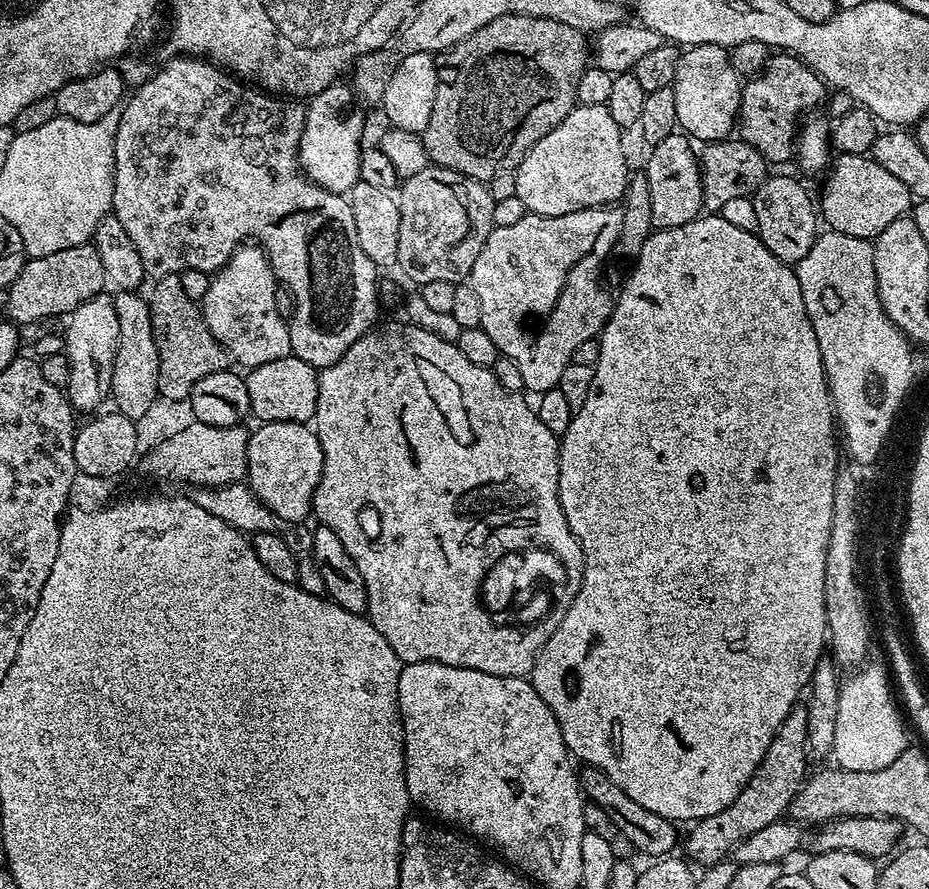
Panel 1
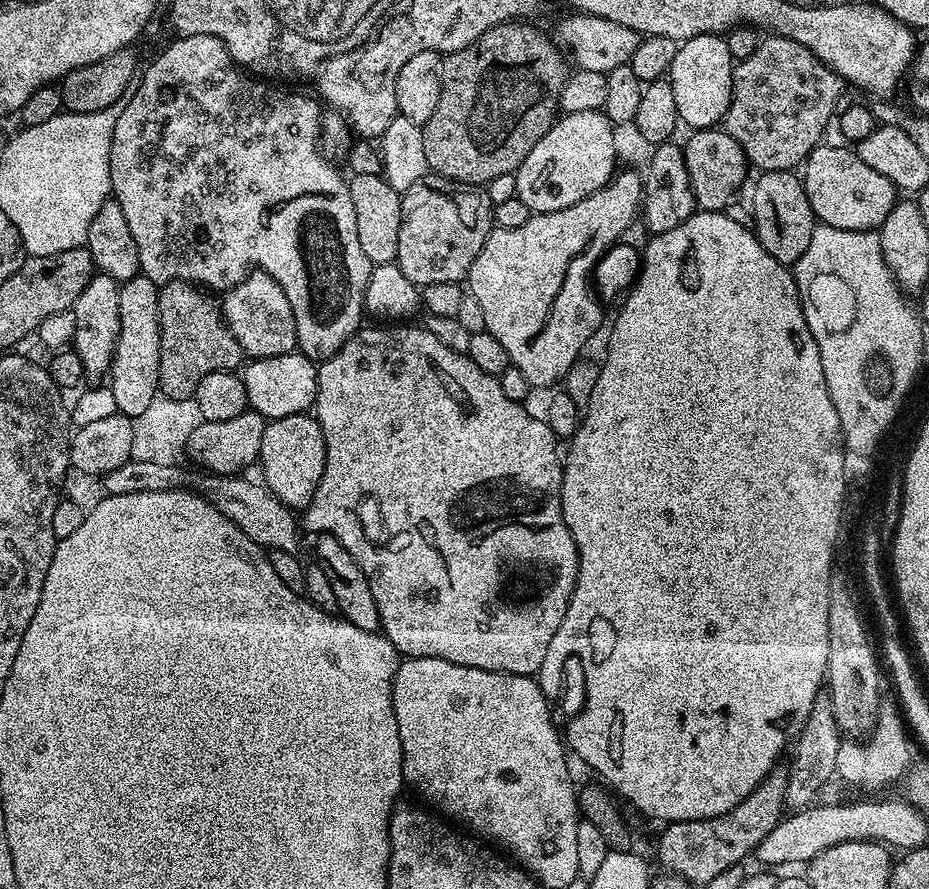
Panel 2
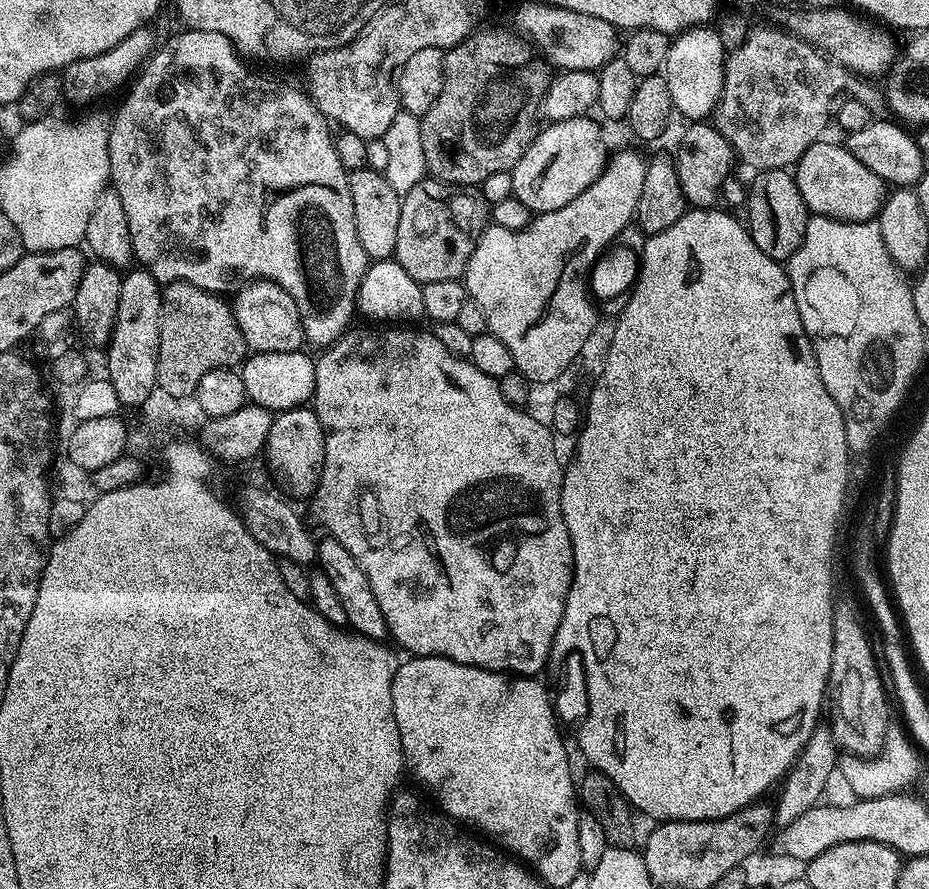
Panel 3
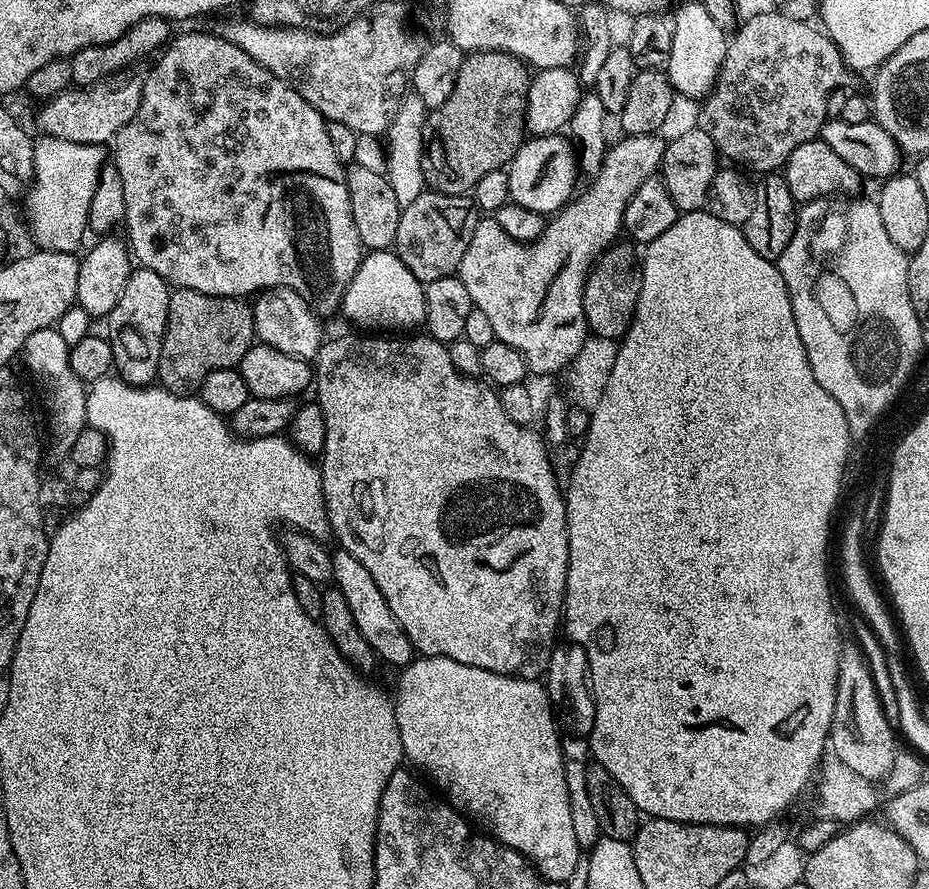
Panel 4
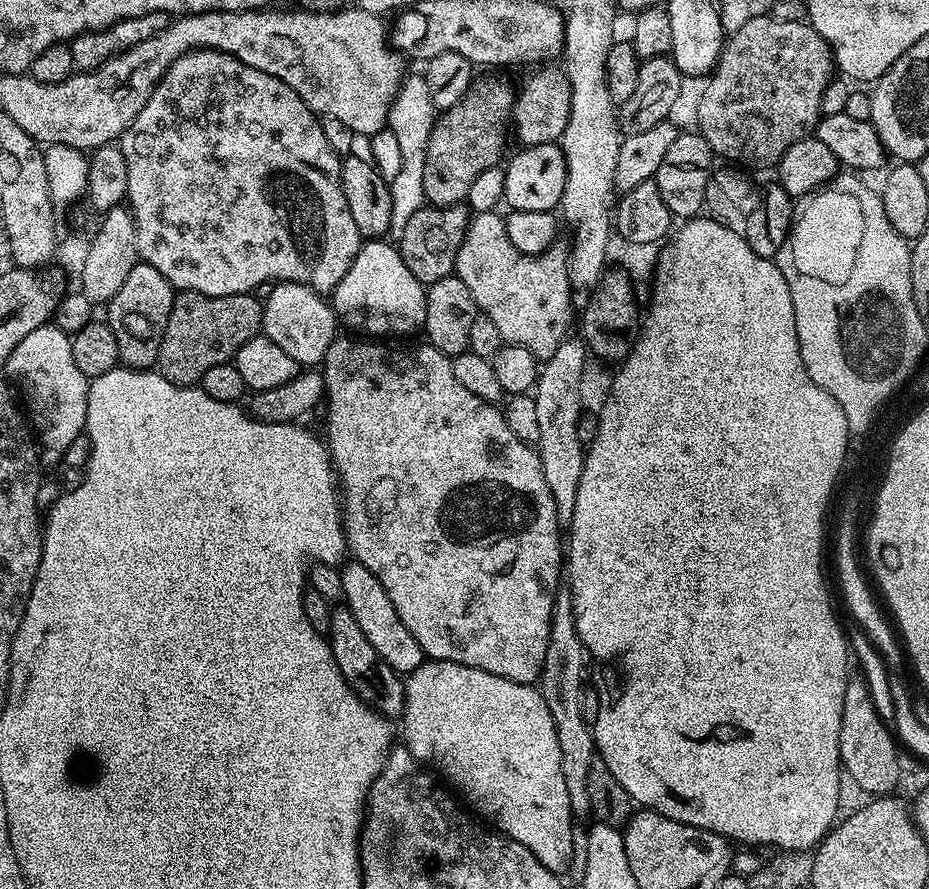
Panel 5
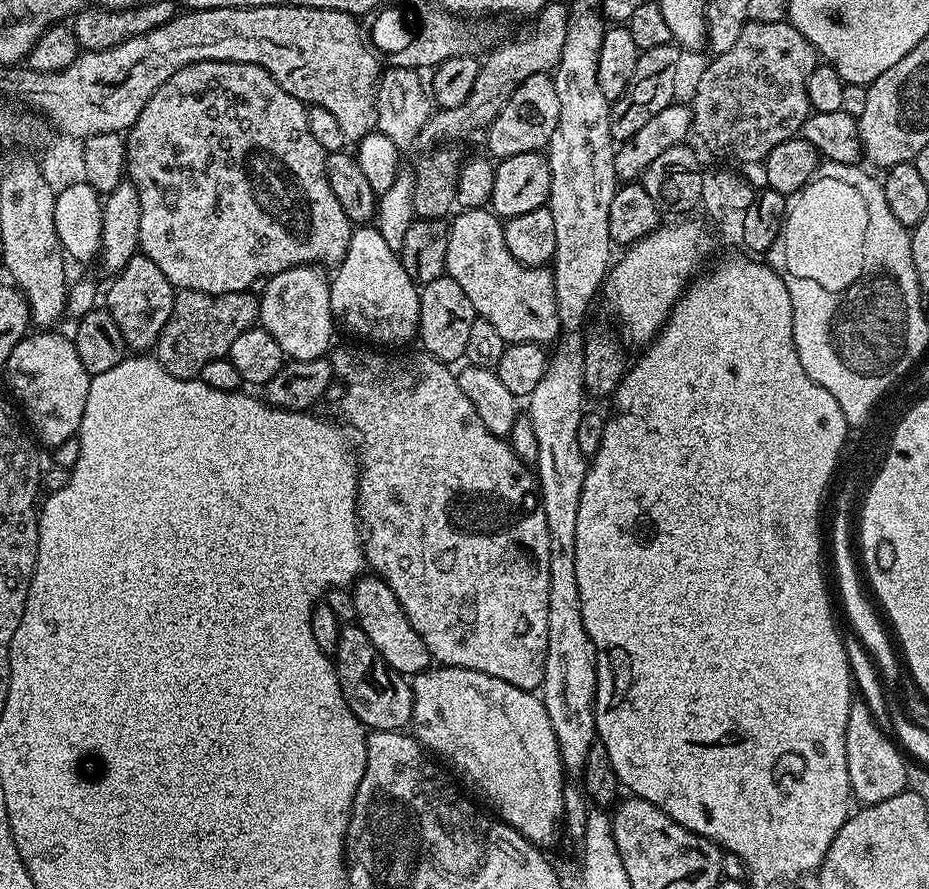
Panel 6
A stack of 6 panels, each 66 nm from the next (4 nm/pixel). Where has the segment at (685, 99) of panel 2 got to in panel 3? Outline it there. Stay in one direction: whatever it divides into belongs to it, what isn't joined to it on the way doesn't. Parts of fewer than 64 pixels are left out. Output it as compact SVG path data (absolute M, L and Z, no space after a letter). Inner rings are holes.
M693 26L679 33L670 46L662 75L666 86L670 86L672 107L692 122L711 117L723 93L726 51L719 41L717 29L712 26Z

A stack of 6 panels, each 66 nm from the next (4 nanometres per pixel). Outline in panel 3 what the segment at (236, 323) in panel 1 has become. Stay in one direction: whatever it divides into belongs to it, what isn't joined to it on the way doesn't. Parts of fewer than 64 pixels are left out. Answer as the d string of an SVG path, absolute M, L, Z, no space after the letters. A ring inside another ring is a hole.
M254 280L243 285L235 293L234 311L245 345L252 352L299 352L305 347L300 311L282 286L269 280Z

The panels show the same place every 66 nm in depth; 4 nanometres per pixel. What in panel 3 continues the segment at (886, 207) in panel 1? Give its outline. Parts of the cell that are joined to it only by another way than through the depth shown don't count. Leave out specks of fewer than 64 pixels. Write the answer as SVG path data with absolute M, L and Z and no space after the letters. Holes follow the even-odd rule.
M828 138L814 141L801 154L794 165L794 175L798 194L802 194L802 202L806 202L809 213L829 216L832 220L872 220L886 195L886 185L874 170L862 166L843 143L831 144Z

